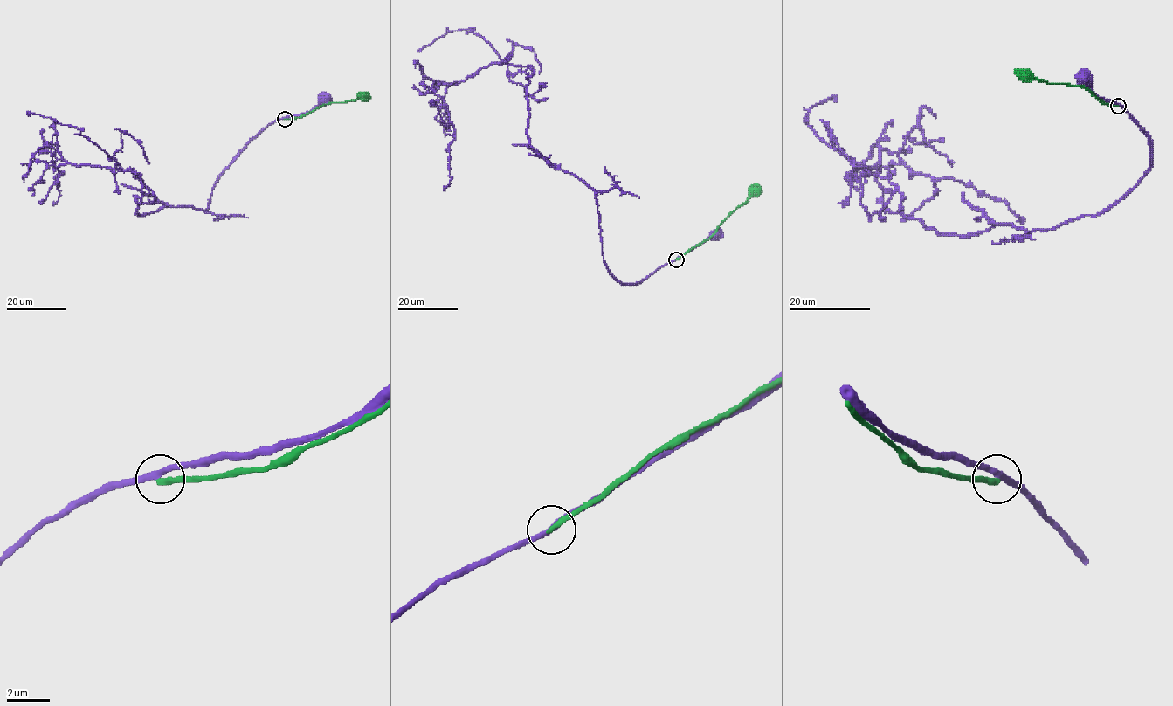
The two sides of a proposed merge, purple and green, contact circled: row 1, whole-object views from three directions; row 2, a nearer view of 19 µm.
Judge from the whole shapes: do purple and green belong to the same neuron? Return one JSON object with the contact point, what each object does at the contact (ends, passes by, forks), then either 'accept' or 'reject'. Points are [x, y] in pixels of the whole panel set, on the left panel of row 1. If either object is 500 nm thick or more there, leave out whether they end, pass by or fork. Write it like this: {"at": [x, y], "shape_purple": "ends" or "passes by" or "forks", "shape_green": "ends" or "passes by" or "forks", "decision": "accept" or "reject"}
{"at": [285, 119], "shape_purple": "passes by", "shape_green": "ends", "decision": "reject"}

